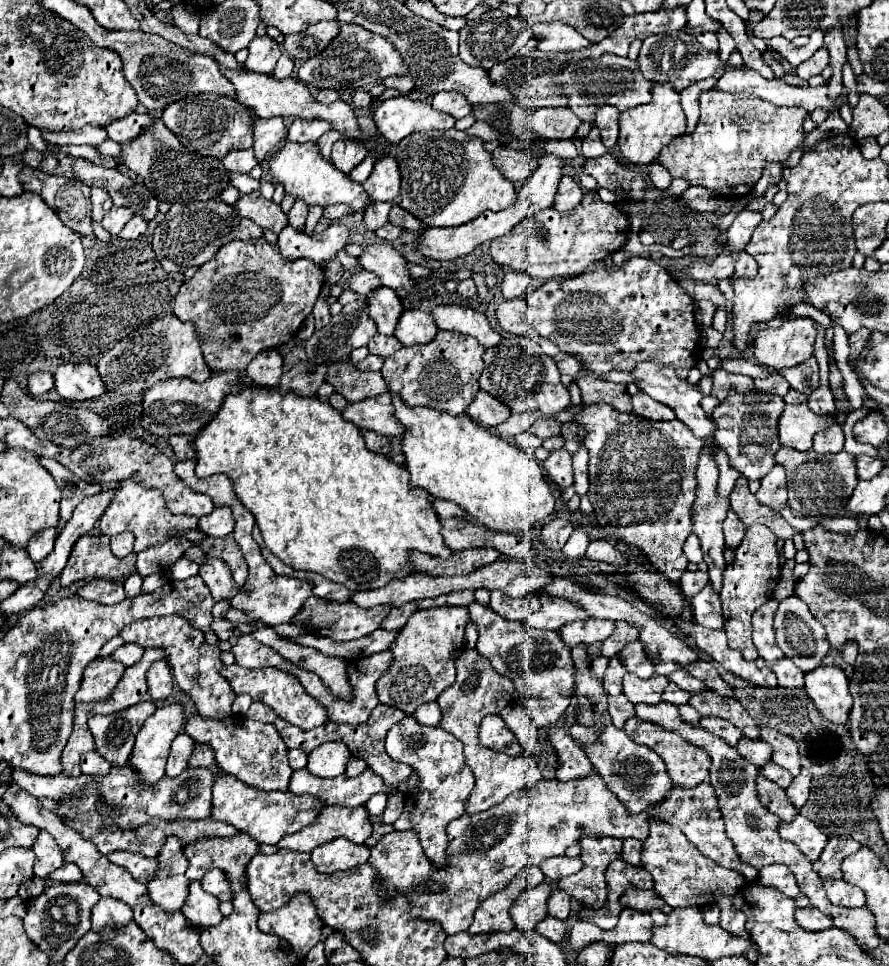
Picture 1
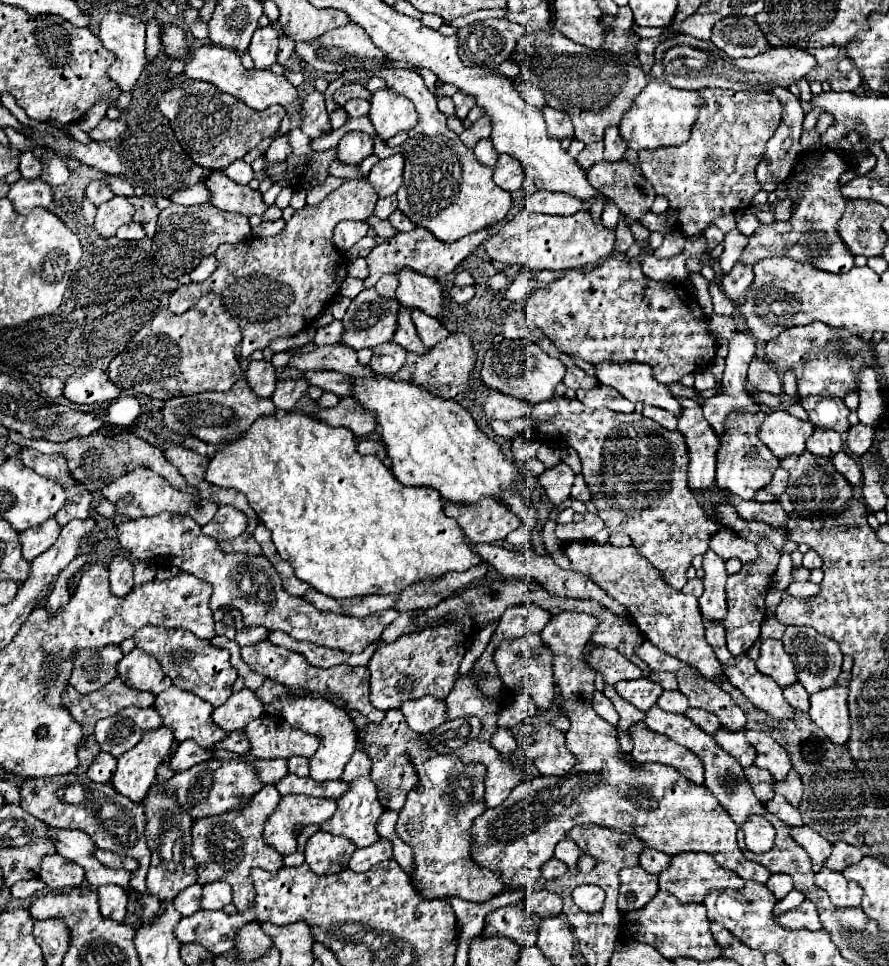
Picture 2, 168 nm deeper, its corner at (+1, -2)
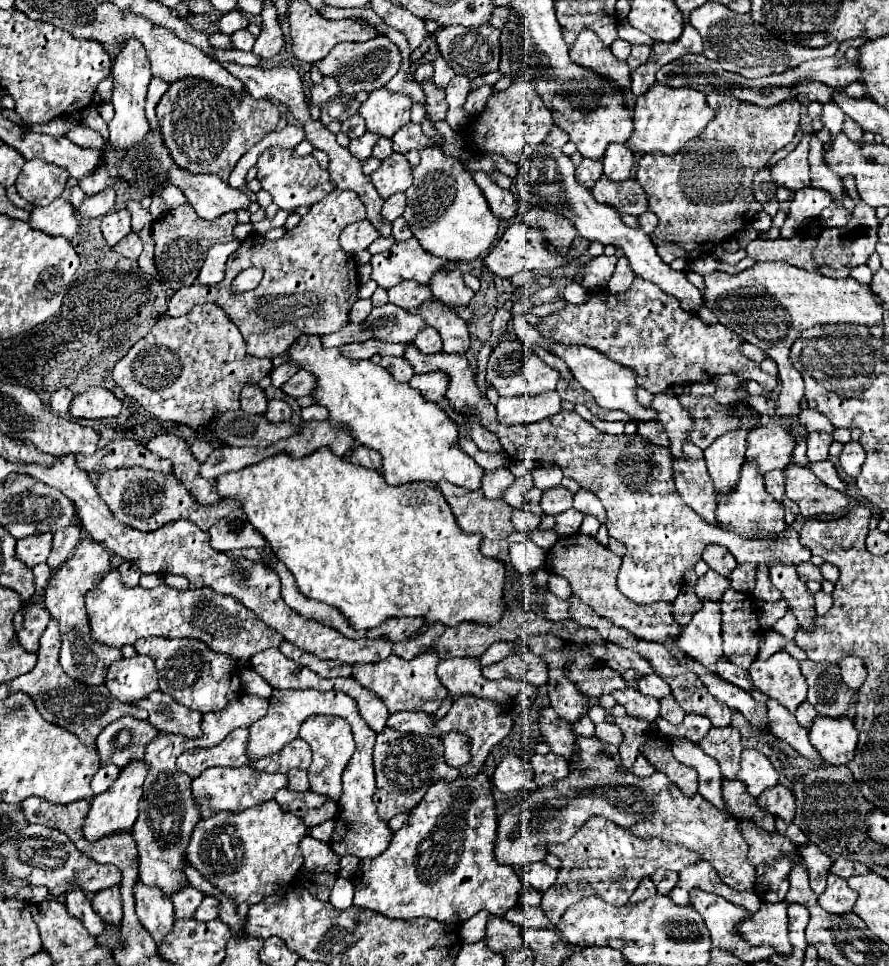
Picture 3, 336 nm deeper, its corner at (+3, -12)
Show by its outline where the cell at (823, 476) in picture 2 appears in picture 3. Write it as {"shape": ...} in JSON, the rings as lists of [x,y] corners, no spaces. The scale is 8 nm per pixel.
{"shape":[[[788,464],[784,468],[786,476],[786,496],[800,506],[800,514],[810,518],[810,516],[820,516],[820,514],[836,514],[842,512],[848,506],[848,496],[844,492],[826,488],[810,466],[800,466],[800,464]]]}

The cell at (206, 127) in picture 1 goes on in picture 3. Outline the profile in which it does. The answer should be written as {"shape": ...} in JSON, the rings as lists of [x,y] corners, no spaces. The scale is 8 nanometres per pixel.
{"shape":[[[180,80],[178,84],[170,84],[160,98],[156,116],[164,132],[164,144],[180,168],[192,174],[216,174],[226,182],[240,156],[274,130],[280,110],[266,98],[254,100],[246,96],[246,100],[234,100],[232,92],[214,88],[214,84]]]}

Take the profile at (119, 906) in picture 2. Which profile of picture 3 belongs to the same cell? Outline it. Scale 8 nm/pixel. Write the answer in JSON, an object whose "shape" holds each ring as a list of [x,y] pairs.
{"shape":[[[106,888],[96,892],[92,900],[94,912],[102,918],[106,926],[116,926],[122,920],[122,902],[120,902],[120,888]]]}

